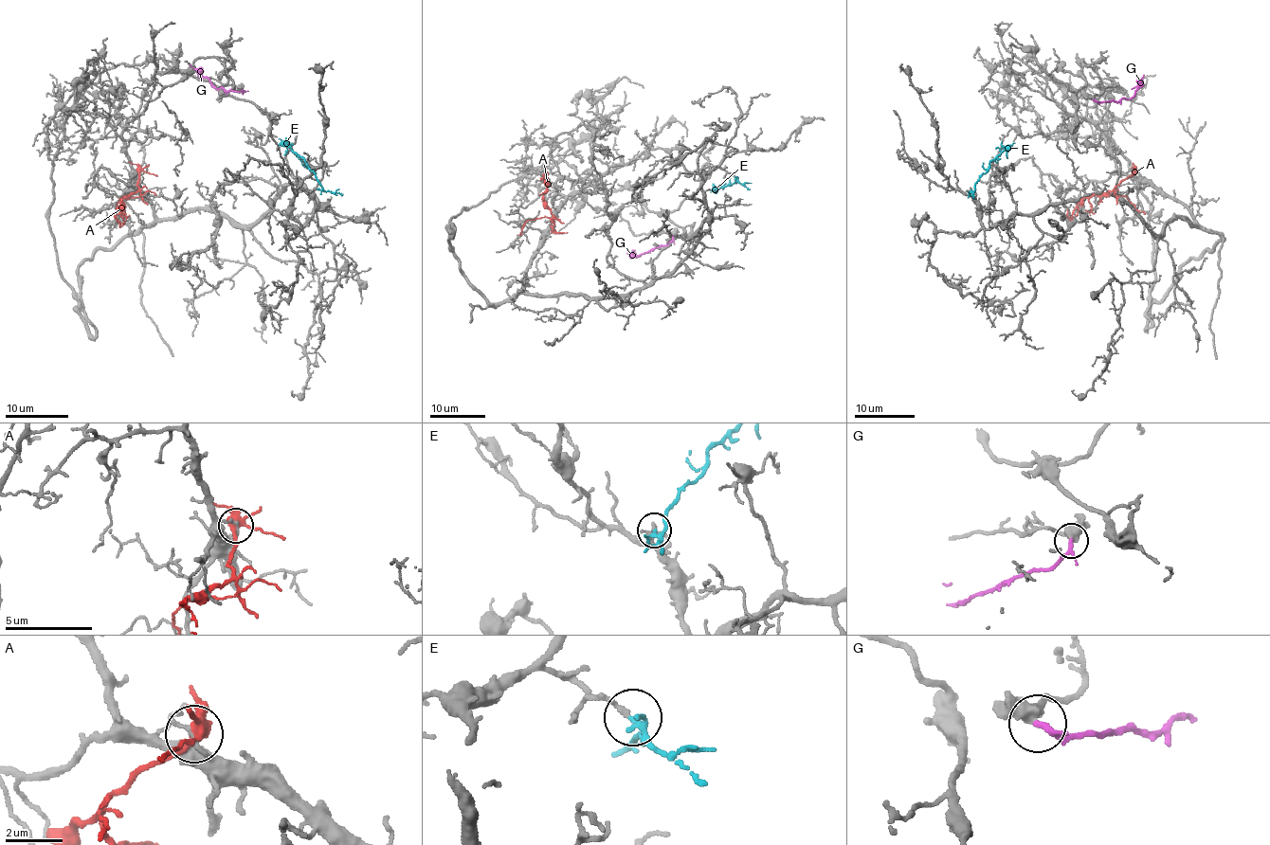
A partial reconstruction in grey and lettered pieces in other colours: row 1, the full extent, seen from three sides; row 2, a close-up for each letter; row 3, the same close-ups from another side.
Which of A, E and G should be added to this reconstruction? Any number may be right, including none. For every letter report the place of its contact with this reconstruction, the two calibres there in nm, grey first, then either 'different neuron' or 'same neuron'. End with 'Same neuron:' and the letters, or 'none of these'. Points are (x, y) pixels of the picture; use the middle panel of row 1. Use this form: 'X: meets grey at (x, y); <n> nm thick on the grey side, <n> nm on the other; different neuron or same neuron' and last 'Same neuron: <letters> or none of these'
A: meets grey at (553, 230); 150 nm thick on the grey side, 360 nm on the other; different neuron
E: meets grey at (735, 177); 180 nm thick on the grey side, 130 nm on the other; same neuron
G: meets grey at (673, 236); 360 nm thick on the grey side, 160 nm on the other; different neuron
Same neuron: E

